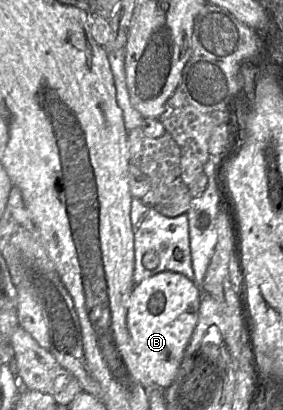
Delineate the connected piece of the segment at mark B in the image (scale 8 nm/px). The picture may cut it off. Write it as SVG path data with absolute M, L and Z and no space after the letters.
M165 271L135 285L128 301L127 327L146 382L166 389L175 380L199 317L204 291L180 273Z

